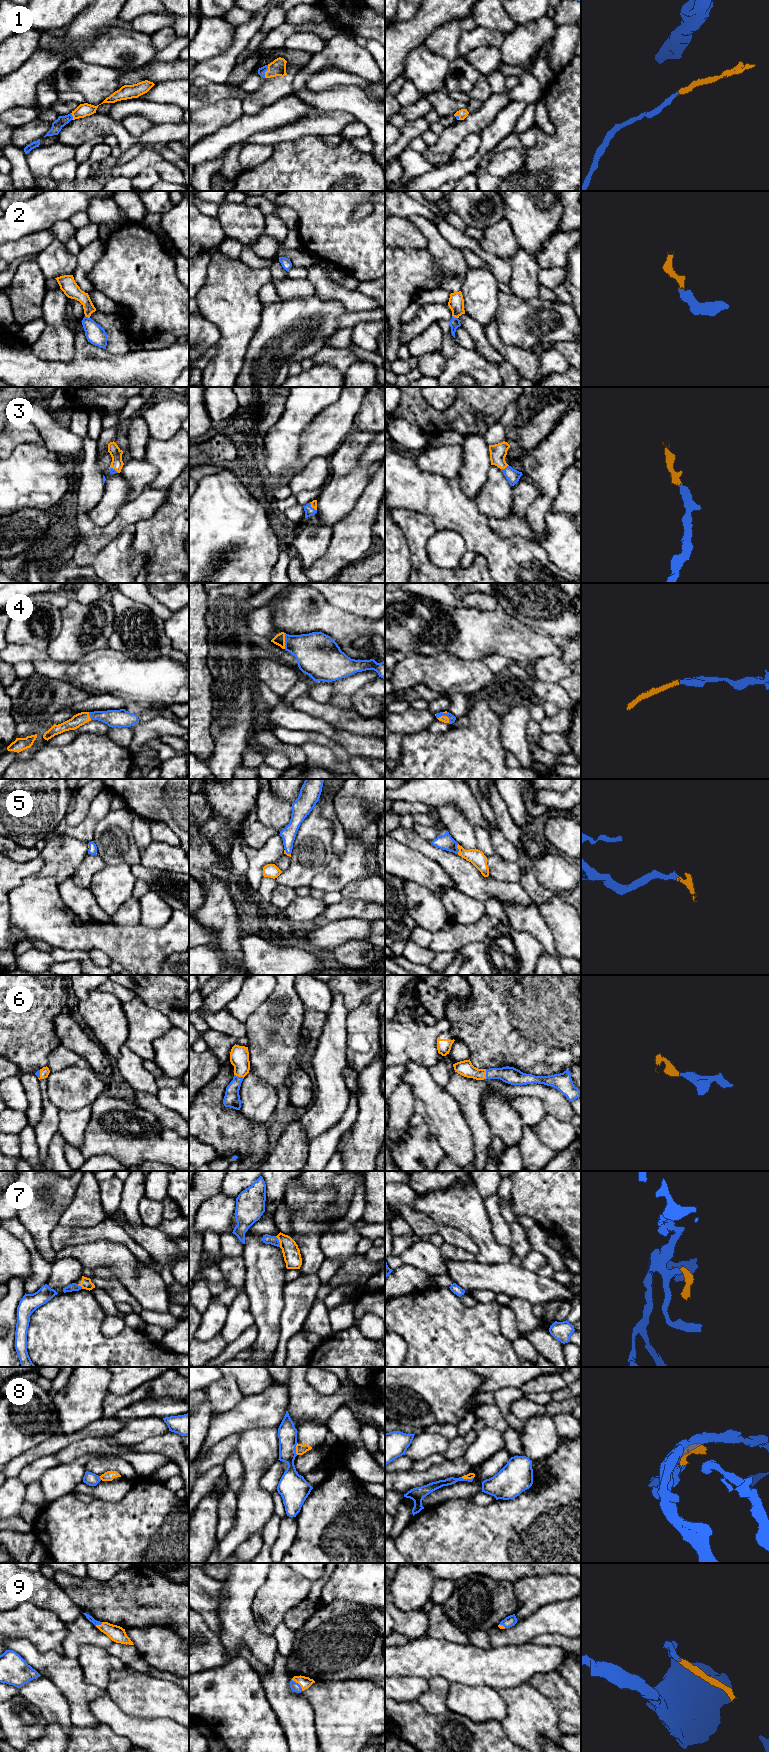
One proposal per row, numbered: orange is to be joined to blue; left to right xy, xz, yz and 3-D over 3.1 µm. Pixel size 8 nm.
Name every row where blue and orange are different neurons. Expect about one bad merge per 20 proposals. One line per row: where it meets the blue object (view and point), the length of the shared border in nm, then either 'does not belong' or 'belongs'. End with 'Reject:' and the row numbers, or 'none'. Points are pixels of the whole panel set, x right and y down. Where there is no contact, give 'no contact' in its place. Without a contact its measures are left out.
1: xz (265, 71) | 110 nm | belongs
2: yz (454, 317) | 50 nm | belongs
3: yz (505, 468) | 70 nm | belongs
4: yz (445, 715) | 120 nm | belongs
5: yz (458, 849) | 80 nm | belongs
6: xz (239, 1077) | 90 nm | belongs
7: xz (278, 1241) | 100 nm | does not belong
8: xz (295, 1449) | 100 nm | does not belong
9: xz (298, 1684) | 130 nm | belongs
Reject: 7, 8

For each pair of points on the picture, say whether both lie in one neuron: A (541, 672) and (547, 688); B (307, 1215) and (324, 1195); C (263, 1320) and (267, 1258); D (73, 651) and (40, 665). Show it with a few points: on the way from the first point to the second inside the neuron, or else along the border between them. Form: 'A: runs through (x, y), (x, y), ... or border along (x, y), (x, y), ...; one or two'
A: border along (534, 678), (540, 681), (557, 683); two
B: runs through (309, 1210), (319, 1200); one
C: runs through (266, 1305), (266, 1273); one
D: border along (48, 657), (68, 663); two

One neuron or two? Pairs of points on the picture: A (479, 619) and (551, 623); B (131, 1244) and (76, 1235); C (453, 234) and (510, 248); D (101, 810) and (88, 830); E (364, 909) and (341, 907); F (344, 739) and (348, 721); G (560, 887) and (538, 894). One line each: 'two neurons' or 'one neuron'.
A: two neurons
B: one neuron
C: two neurons
D: one neuron
E: one neuron
F: two neurons
G: two neurons

